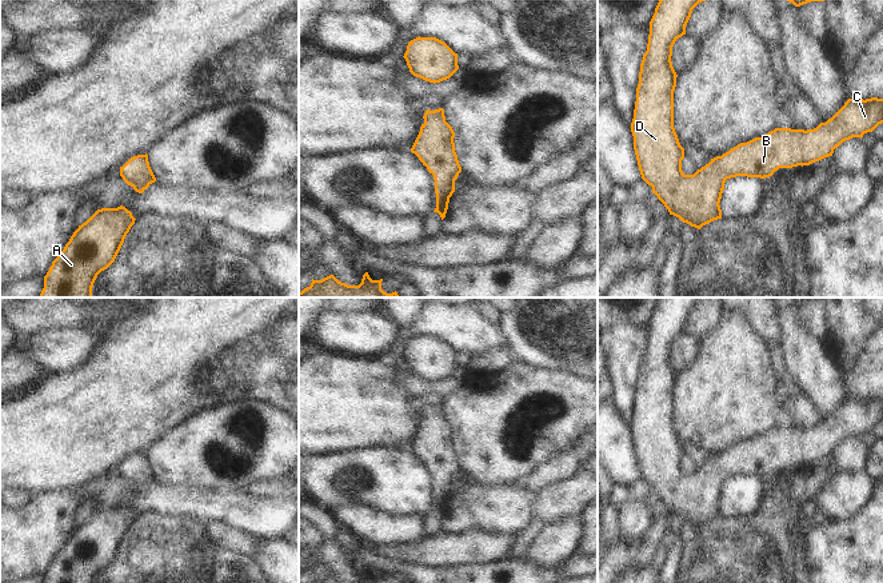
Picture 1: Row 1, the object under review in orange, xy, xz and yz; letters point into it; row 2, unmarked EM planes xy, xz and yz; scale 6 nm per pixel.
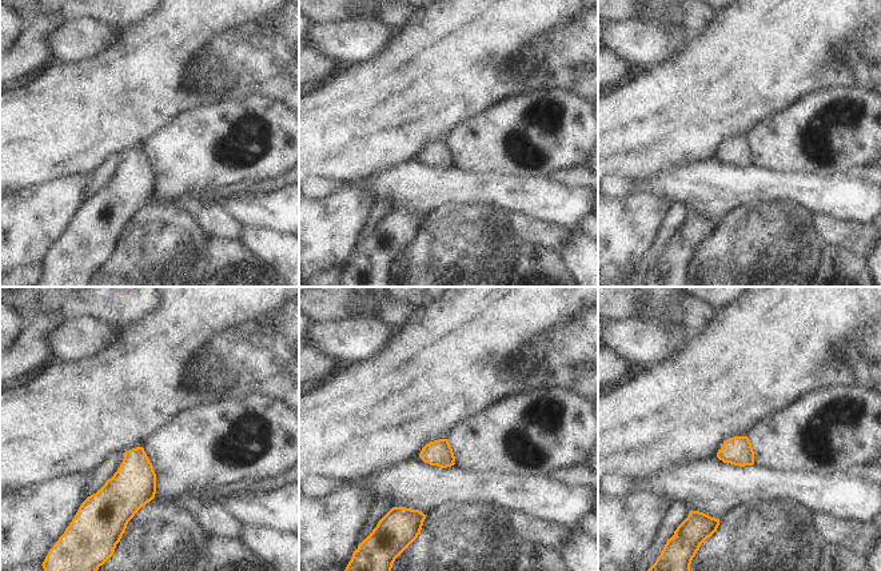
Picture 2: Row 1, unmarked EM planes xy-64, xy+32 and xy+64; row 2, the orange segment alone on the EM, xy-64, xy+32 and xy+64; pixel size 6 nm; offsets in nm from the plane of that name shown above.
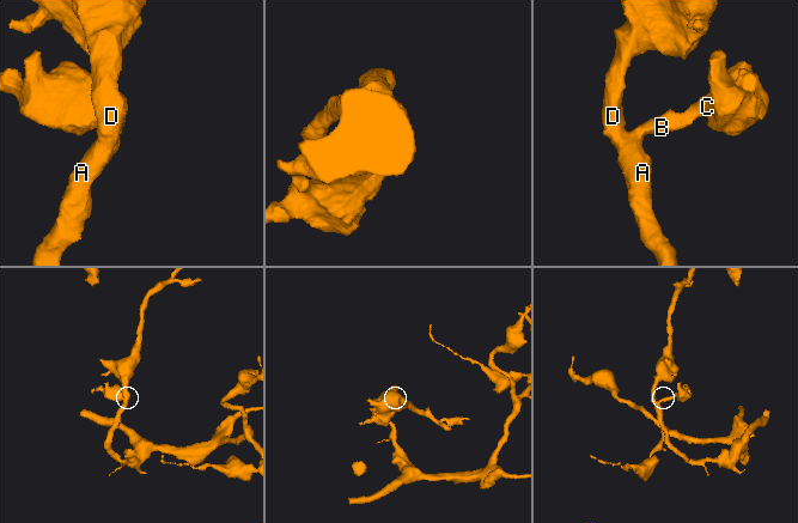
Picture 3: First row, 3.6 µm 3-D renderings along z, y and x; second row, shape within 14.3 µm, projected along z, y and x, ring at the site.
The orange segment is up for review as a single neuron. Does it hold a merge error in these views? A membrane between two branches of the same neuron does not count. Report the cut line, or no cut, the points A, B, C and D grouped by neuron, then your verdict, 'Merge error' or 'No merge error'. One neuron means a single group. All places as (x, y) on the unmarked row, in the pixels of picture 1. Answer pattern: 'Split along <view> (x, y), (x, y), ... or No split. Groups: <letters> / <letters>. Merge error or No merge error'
No split. Groups: A B C D. No merge error

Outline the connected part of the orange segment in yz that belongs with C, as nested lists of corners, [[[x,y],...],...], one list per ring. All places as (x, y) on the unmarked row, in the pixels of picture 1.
[[[660,298],[650,320],[647,350],[643,354],[636,387],[636,400],[631,431],[634,448],[642,478],[652,486],[652,492],[664,503],[670,514],[683,522],[700,528],[703,524],[722,518],[720,498],[727,478],[736,475],[770,476],[779,467],[810,464],[832,455],[834,448],[852,436],[863,436],[883,422],[883,398],[848,398],[844,404],[826,422],[814,428],[775,427],[762,436],[740,442],[722,455],[711,458],[708,463],[694,474],[684,474],[682,459],[684,447],[680,444],[674,427],[674,390],[676,371],[671,355],[675,340],[686,334],[686,324],[692,308],[710,298]]]

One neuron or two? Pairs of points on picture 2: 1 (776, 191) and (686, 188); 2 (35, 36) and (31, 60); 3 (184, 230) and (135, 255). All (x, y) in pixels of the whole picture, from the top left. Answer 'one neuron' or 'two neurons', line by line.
1: one neuron
2: one neuron
3: one neuron

